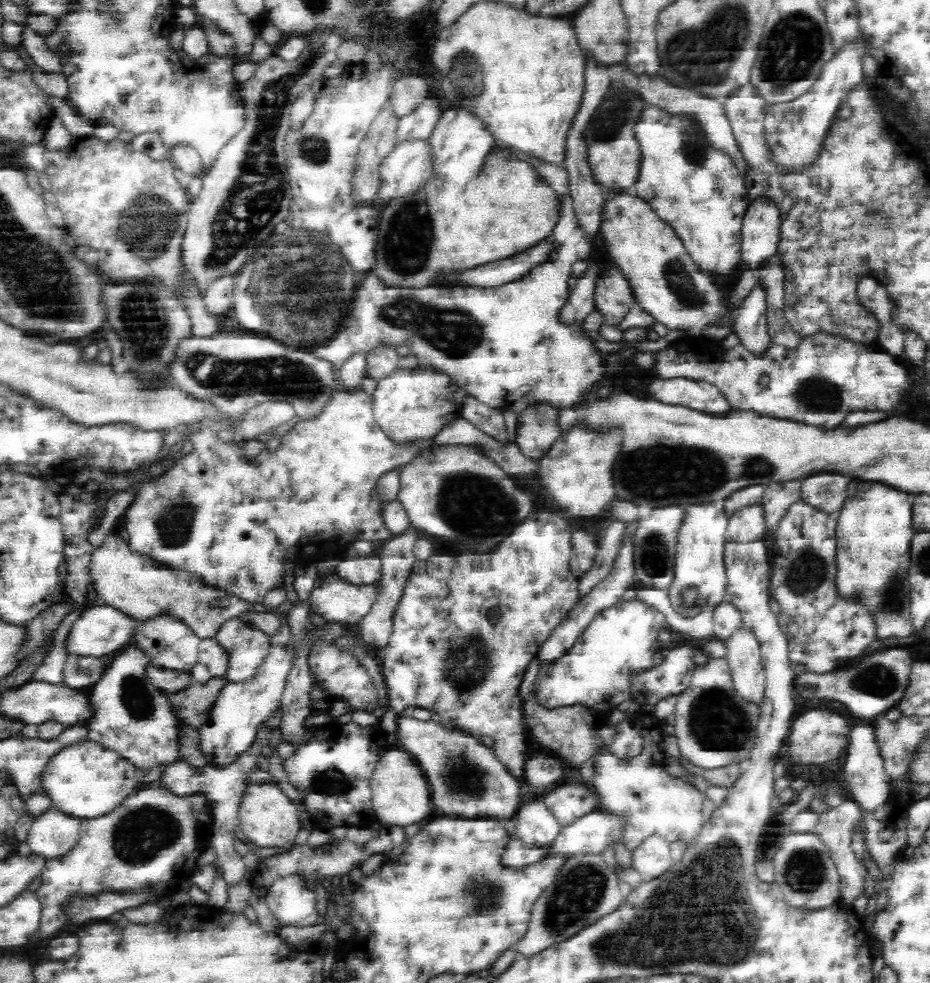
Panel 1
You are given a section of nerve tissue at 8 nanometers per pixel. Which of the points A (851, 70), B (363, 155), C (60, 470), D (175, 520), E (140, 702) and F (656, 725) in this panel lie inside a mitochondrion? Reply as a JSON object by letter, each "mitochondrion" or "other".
{"A":"other","B":"other","C":"other","D":"mitochondrion","E":"mitochondrion","F":"other"}

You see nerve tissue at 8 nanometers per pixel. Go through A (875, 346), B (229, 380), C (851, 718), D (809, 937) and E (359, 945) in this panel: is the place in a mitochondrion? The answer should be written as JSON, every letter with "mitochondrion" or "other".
{"A":"other","B":"mitochondrion","C":"other","D":"other","E":"other"}

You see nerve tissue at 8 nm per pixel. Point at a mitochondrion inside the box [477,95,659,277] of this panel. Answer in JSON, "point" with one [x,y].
{"point":[610,119]}

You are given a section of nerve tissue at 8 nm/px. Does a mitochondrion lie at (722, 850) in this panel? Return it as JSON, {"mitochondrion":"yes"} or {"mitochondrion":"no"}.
{"mitochondrion":"yes"}

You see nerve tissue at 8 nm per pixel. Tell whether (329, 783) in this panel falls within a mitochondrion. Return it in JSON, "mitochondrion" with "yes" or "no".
{"mitochondrion":"yes"}

